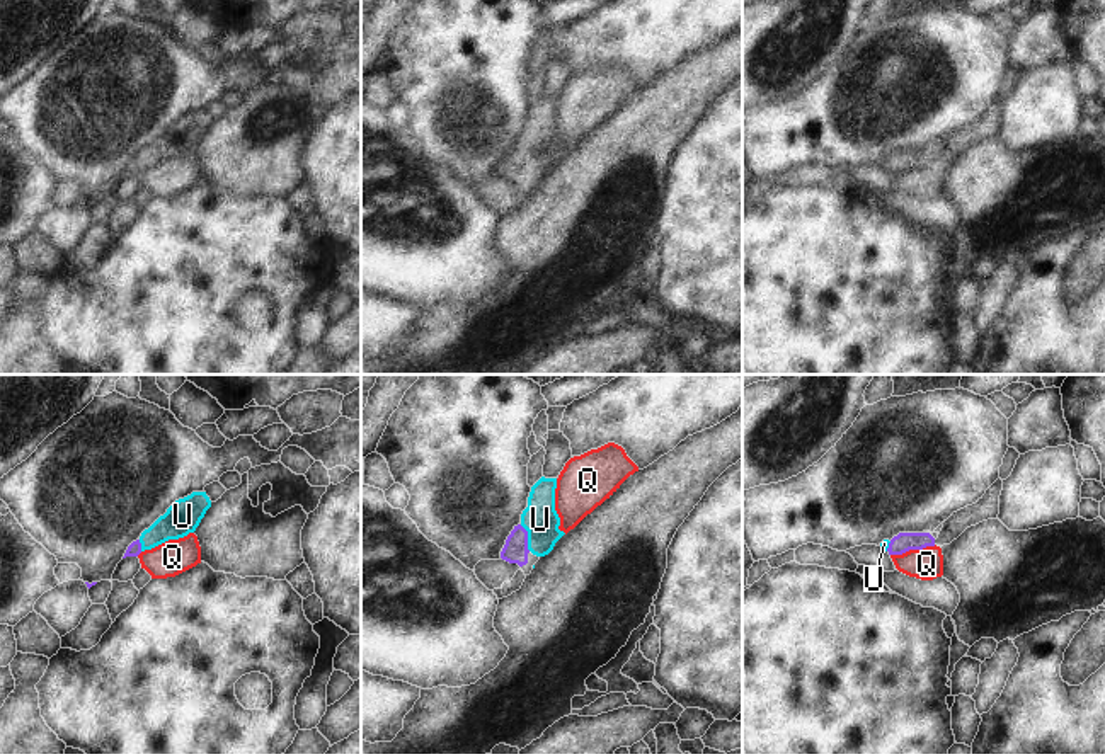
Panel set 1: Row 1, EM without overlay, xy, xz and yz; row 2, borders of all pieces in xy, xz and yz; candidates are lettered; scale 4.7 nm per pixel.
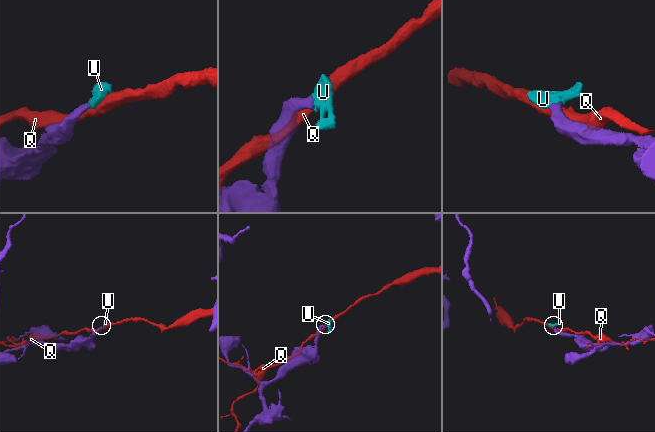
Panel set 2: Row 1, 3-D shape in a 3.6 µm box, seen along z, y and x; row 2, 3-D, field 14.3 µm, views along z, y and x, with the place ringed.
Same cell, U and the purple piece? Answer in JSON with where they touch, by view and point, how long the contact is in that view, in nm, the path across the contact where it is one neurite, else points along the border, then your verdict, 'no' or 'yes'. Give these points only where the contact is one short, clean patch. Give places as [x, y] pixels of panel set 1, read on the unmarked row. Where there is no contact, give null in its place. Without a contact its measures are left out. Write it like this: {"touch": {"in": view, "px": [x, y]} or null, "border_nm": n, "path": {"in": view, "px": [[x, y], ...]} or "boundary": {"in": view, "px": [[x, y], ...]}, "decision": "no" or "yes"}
{"touch": {"in": "xz", "px": [526, 157]}, "border_nm": 140, "path": {"in": "xz", "px": [[515, 169], [526, 157], [538, 145], [540, 138]]}, "decision": "yes"}

